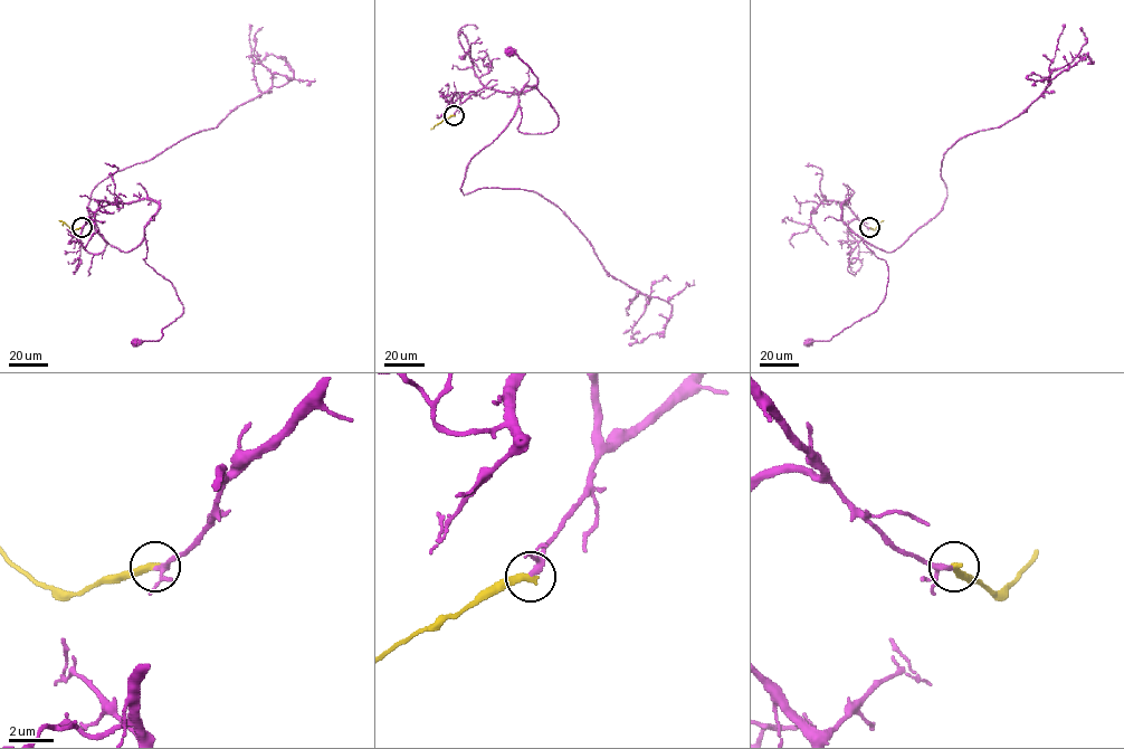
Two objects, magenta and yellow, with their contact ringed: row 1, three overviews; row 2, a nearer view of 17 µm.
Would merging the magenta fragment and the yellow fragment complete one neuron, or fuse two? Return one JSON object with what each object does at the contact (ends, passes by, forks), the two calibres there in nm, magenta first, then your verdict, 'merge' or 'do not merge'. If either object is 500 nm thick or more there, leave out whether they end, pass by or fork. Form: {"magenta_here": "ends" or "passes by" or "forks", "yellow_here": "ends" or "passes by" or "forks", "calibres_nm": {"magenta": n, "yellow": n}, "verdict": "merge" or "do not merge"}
{"magenta_here": "passes by", "yellow_here": "ends", "calibres_nm": {"magenta": 200, "yellow": 360}, "verdict": "merge"}

